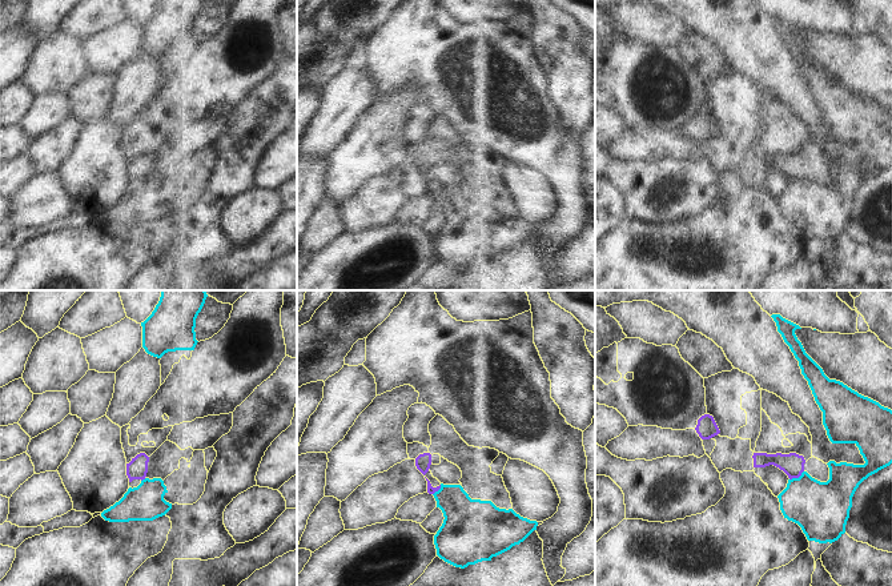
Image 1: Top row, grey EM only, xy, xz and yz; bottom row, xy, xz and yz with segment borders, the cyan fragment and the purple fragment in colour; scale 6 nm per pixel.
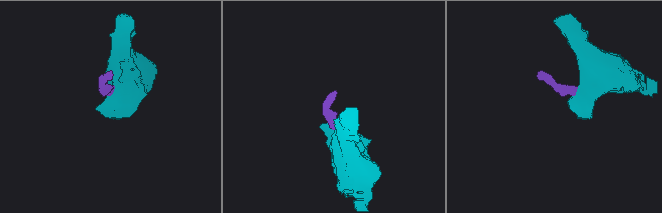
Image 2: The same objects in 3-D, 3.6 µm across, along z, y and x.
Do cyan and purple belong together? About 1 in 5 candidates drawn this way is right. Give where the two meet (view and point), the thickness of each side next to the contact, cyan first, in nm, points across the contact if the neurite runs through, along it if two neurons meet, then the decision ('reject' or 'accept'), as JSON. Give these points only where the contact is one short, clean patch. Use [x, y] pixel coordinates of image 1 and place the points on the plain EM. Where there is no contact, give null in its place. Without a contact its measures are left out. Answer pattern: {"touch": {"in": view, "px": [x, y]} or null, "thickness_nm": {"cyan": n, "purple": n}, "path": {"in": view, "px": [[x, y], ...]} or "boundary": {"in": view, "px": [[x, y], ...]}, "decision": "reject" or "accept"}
{"touch": {"in": "yz", "px": [796, 180]}, "thickness_nm": {"cyan": 340, "purple": 140}, "boundary": {"in": "yz", "px": [[803, 172], [798, 179], [790, 181]]}, "decision": "reject"}

